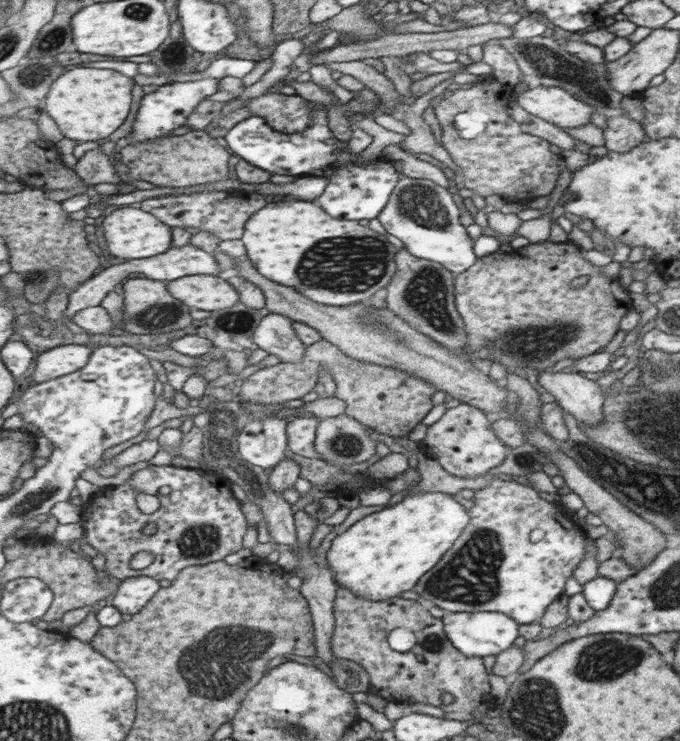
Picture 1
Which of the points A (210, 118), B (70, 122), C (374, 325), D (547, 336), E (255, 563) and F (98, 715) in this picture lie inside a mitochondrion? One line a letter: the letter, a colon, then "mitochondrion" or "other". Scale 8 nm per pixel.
A: other
B: other
C: mitochondrion
D: mitochondrion
E: other
F: other

